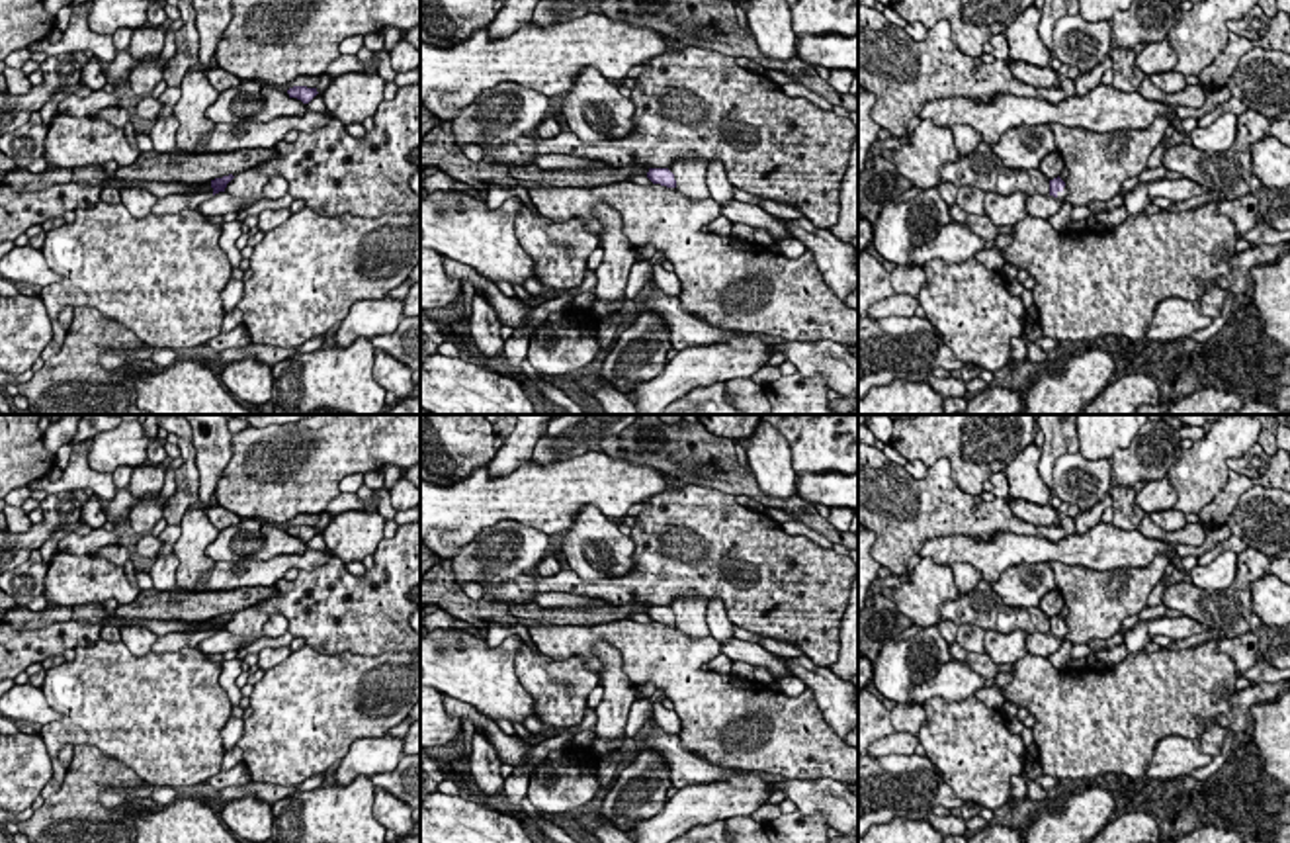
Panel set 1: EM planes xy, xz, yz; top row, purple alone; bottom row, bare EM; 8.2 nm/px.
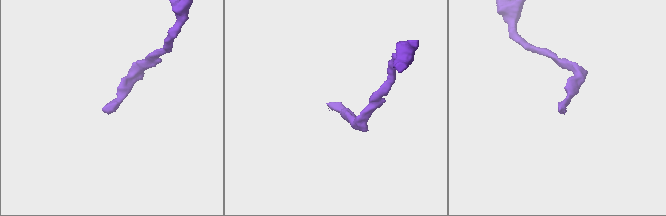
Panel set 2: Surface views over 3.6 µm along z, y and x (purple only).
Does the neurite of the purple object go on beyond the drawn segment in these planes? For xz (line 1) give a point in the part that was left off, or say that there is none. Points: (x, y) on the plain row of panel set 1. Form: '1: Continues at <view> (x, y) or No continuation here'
1: No continuation here

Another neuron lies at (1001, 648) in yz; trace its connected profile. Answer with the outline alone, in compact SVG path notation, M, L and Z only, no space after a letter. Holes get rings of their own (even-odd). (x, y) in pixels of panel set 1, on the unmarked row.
M987 630L983 638L985 655L997 665L1014 663L1028 655L1026 638L1028 634L1022 630L1009 634Z

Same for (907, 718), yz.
M895 704L891 710L891 724L895 732L907 732L919 735L921 726L924 724L926 714L923 704Z

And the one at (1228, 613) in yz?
M1255 548L1237 554L1237 575L1227 591L1204 591L1190 581L1165 587L1163 604L1208 626L1216 638L1237 638L1265 624L1253 612L1251 585L1268 573L1270 557Z

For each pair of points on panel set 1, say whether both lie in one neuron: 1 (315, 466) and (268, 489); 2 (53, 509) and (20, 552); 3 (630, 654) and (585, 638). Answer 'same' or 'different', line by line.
1: same
2: same
3: same

